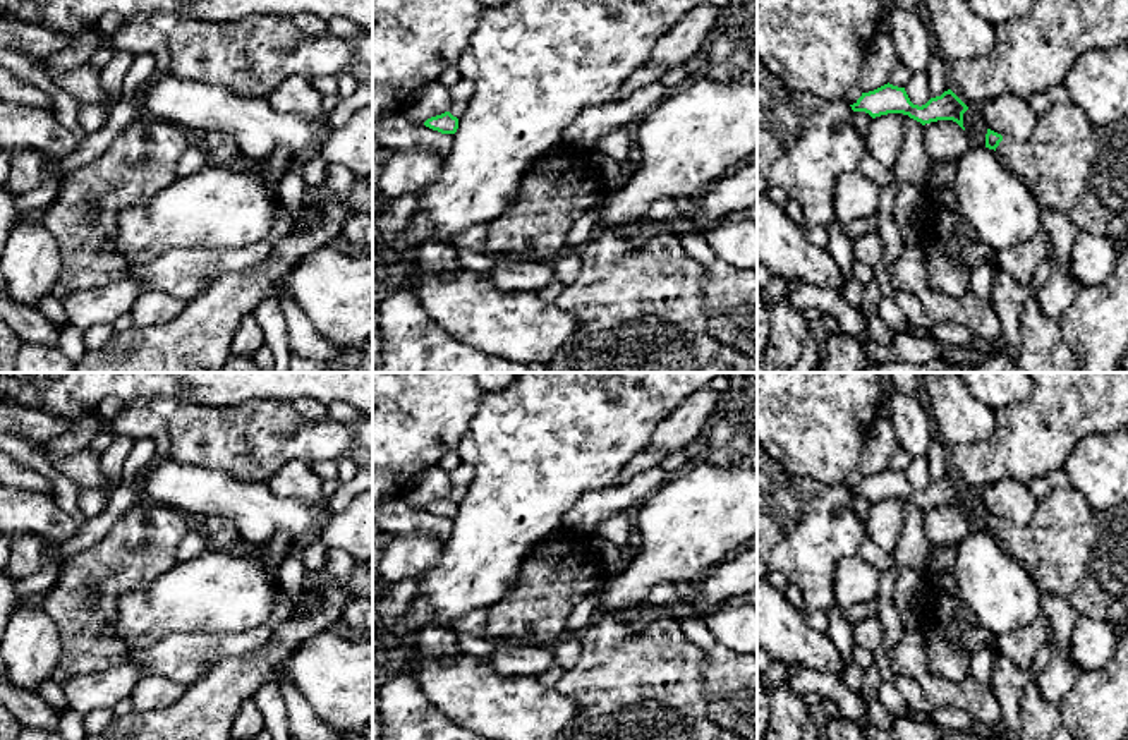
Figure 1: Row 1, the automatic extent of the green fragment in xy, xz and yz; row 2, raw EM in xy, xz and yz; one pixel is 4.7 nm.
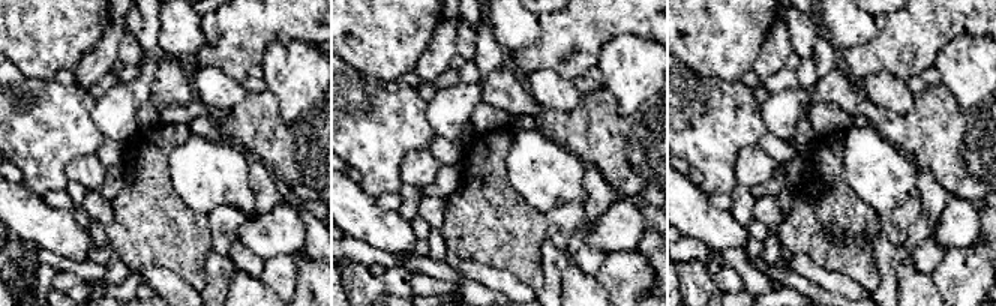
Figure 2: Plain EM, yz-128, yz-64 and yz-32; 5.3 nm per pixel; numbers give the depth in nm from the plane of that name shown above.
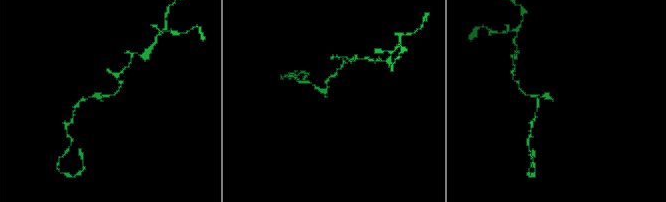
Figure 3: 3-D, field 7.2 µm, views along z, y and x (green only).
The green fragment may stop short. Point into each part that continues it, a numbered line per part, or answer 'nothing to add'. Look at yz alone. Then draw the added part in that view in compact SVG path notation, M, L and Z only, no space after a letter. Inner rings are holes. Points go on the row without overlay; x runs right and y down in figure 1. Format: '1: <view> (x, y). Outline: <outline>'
1: yz (1070, 550). Outline: M1068 484L1037 501L1030 524L1003 522L1001 546L1027 568L1042 594L1056 594L1080 615L1123 628L1128 618L1128 500L1113 510L1095 512Z

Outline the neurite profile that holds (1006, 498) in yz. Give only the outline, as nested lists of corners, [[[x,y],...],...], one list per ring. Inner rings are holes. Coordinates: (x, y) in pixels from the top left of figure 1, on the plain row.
[[[1008,476],[987,482],[977,494],[987,513],[1018,527],[1032,522],[1039,501],[1027,484]]]

